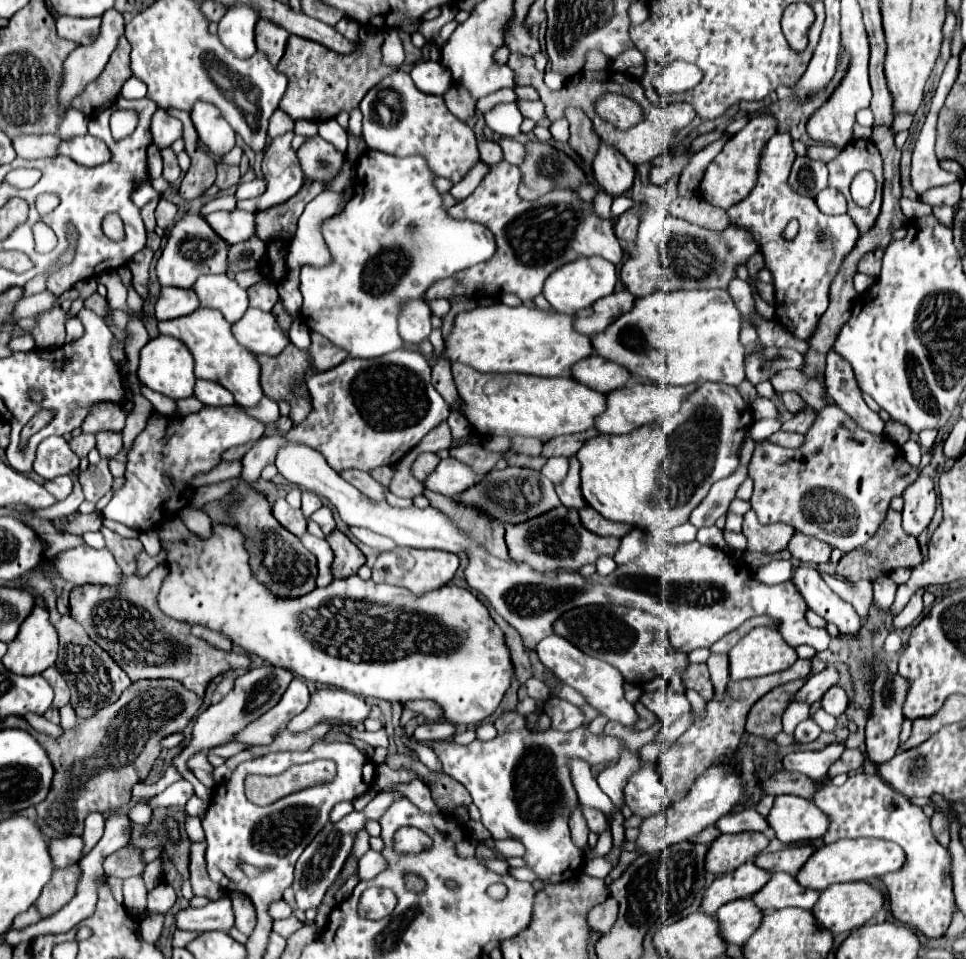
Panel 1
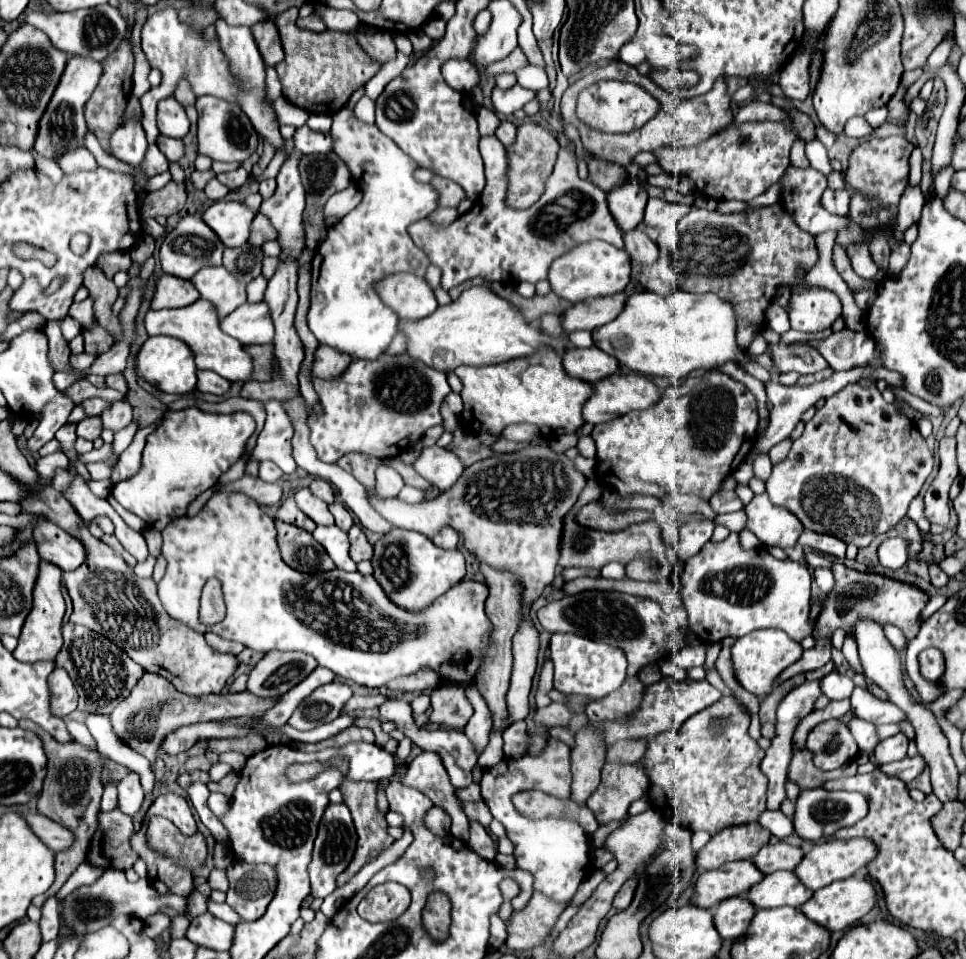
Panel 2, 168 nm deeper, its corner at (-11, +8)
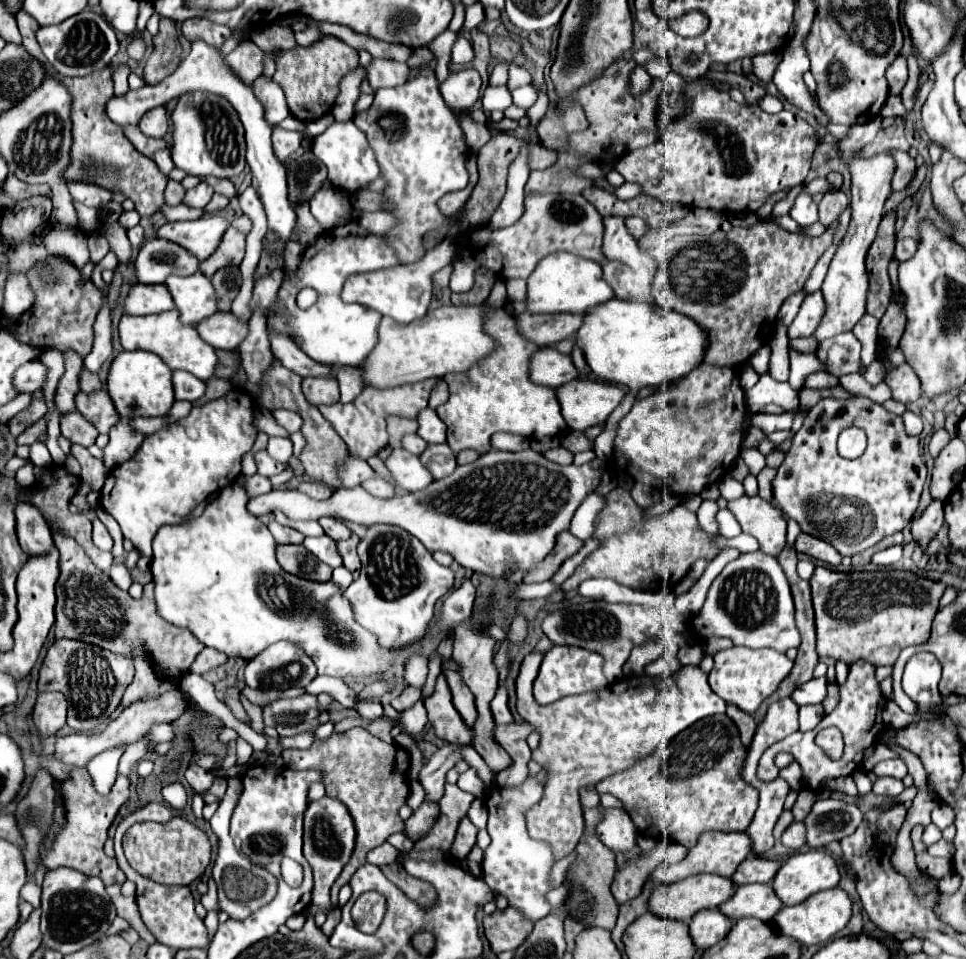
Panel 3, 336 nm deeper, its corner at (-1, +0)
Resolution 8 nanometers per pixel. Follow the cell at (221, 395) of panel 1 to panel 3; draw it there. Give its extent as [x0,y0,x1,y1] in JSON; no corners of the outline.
[173,371,205,403]

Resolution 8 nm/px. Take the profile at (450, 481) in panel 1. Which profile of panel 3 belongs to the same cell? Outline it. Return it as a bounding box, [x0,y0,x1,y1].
[385,449,433,491]

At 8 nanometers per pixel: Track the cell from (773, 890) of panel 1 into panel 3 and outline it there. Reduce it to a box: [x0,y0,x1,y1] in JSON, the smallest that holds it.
[719,883,781,921]

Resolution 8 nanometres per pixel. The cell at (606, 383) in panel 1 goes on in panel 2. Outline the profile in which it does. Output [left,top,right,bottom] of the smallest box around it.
[563,347,619,383]

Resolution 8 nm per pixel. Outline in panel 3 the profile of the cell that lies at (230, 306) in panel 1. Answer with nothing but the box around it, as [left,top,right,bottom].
[163,273,217,325]

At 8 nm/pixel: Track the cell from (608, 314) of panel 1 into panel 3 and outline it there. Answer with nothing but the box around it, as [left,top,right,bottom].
[515,313,583,347]

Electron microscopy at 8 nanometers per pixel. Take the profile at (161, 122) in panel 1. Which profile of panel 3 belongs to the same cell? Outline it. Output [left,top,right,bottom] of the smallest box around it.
[139,107,169,137]

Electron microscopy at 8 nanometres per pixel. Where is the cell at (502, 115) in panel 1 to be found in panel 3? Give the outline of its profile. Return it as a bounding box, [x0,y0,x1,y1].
[481,85,511,111]

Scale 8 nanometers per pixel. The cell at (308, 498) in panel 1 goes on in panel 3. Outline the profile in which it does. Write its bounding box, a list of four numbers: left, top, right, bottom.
[299,481,333,499]

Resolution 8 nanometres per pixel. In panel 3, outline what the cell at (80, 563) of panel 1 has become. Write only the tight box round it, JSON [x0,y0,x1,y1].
[15,503,53,555]

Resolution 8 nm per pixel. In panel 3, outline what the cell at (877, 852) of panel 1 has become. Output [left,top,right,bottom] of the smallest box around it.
[773,849,841,905]

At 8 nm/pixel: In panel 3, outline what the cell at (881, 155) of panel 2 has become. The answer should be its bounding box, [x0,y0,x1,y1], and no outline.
[889,151,917,191]

